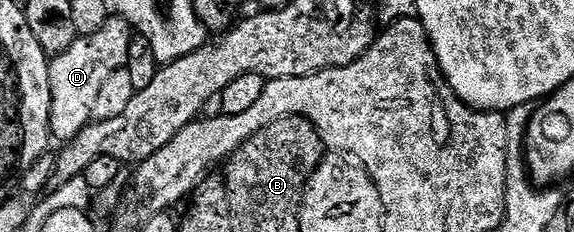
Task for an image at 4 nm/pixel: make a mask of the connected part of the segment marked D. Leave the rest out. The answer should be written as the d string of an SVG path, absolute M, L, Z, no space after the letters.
M118 17L107 20L101 30L75 40L65 53L54 56L51 65L51 134L56 140L70 141L92 122L93 105L101 85L114 71L126 68L133 29Z

